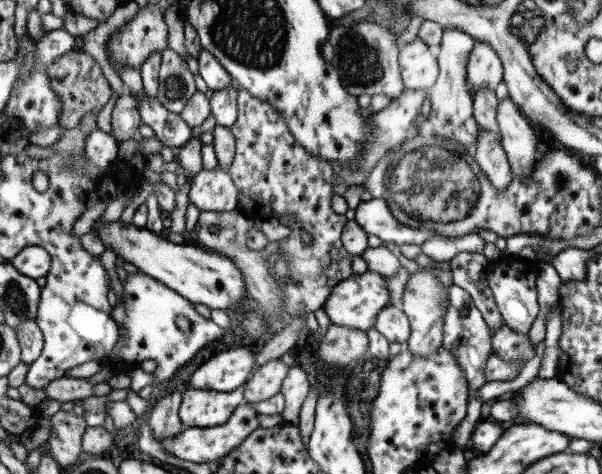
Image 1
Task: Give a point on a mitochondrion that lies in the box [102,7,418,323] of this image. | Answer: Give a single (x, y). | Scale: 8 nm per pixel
(360, 62)

